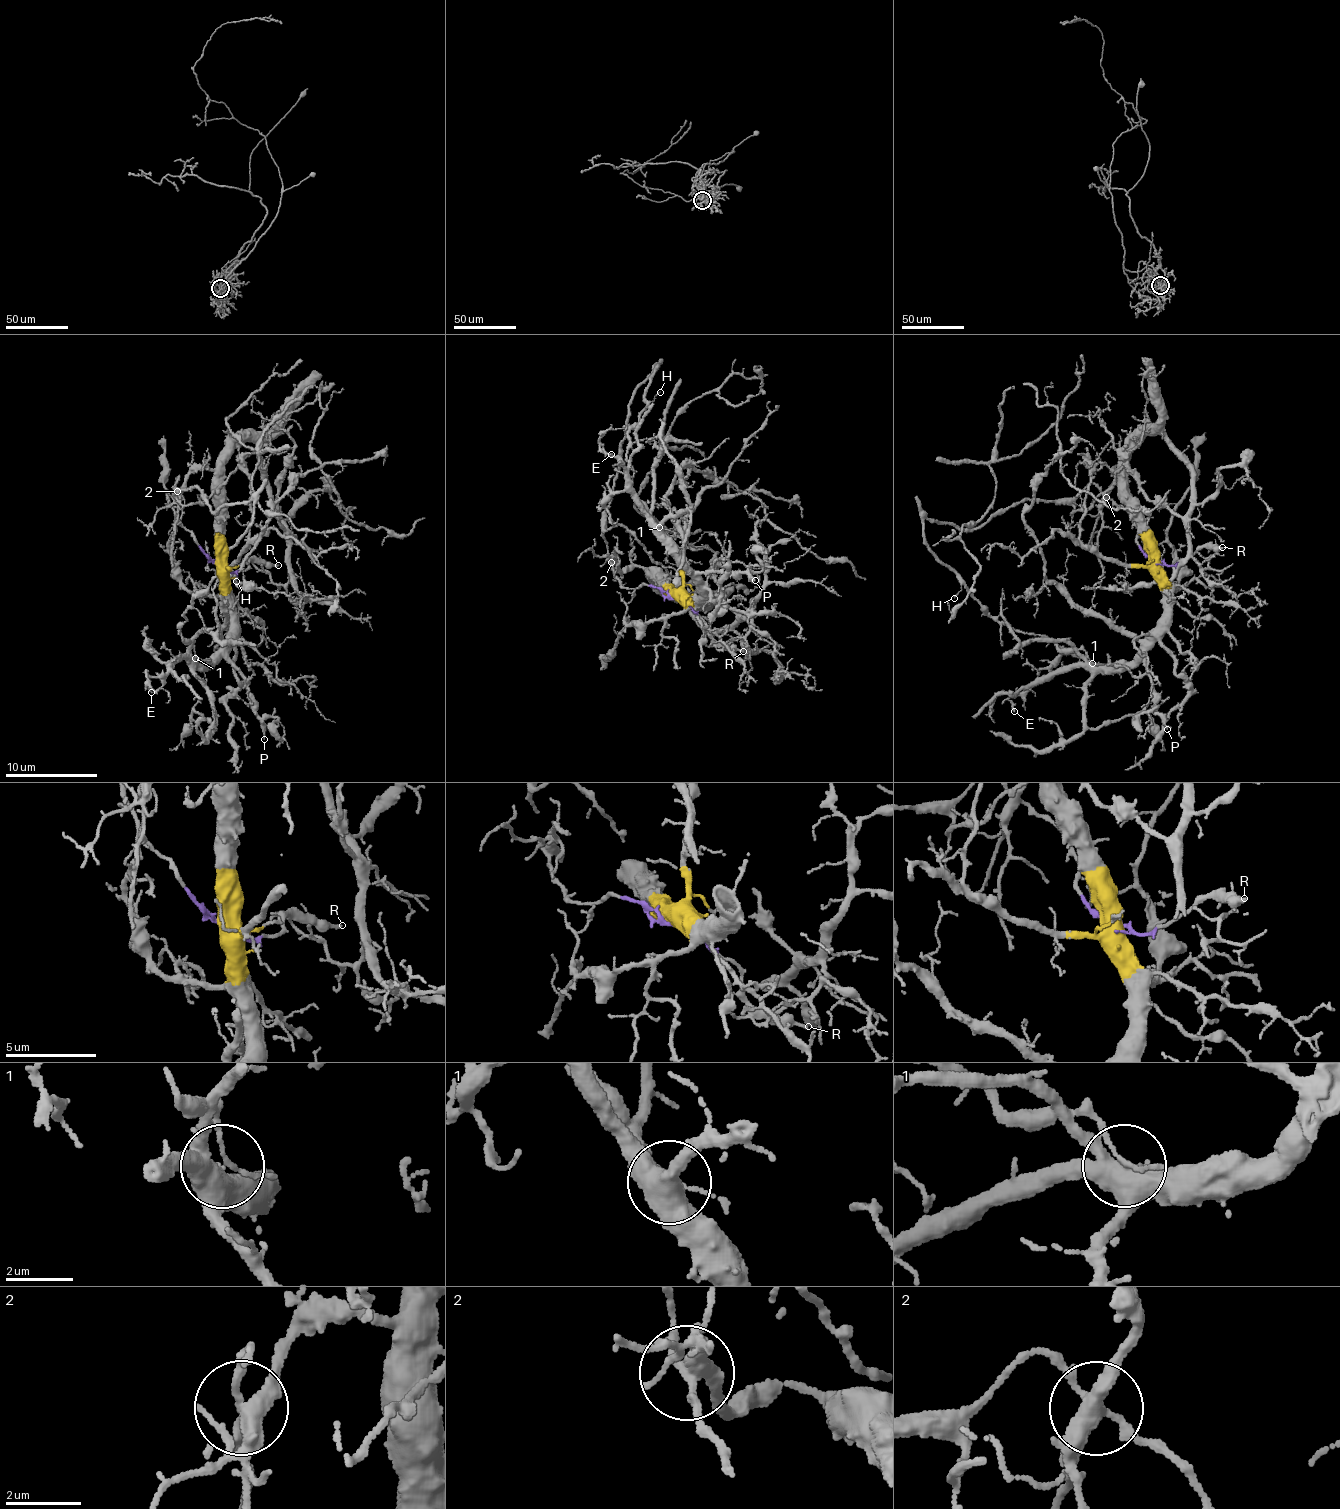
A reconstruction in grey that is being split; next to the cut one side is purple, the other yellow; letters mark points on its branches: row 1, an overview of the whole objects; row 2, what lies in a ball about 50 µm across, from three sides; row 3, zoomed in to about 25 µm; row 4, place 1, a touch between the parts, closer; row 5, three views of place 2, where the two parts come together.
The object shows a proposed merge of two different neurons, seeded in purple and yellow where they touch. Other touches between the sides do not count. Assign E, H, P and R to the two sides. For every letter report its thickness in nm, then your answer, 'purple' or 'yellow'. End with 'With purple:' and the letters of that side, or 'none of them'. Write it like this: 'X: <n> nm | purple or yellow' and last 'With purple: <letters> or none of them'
E: 160 nm | yellow
H: 80 nm | purple
P: 150 nm | yellow
R: 200 nm | purple
With purple: H, R

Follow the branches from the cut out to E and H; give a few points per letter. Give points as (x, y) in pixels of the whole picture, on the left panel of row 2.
E: (217, 564), (230, 615), (230, 638), (210, 662), (184, 656), (158, 677), (148, 678), (151, 693)
H: (217, 564), (177, 516), (179, 476), (214, 512), (250, 499), (224, 558), (237, 581)

